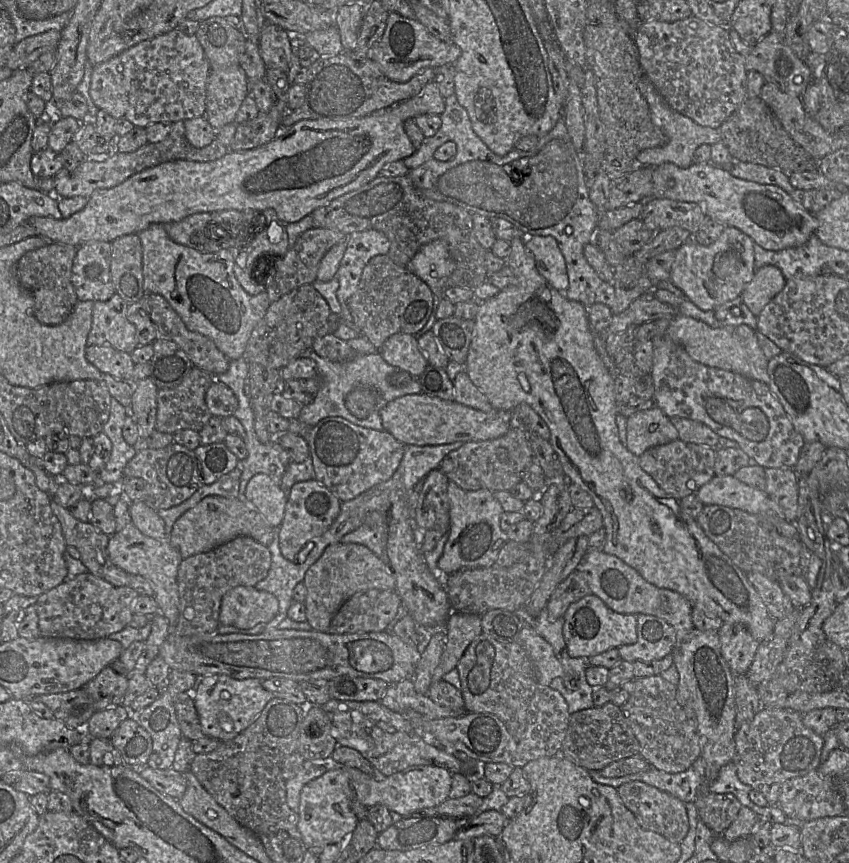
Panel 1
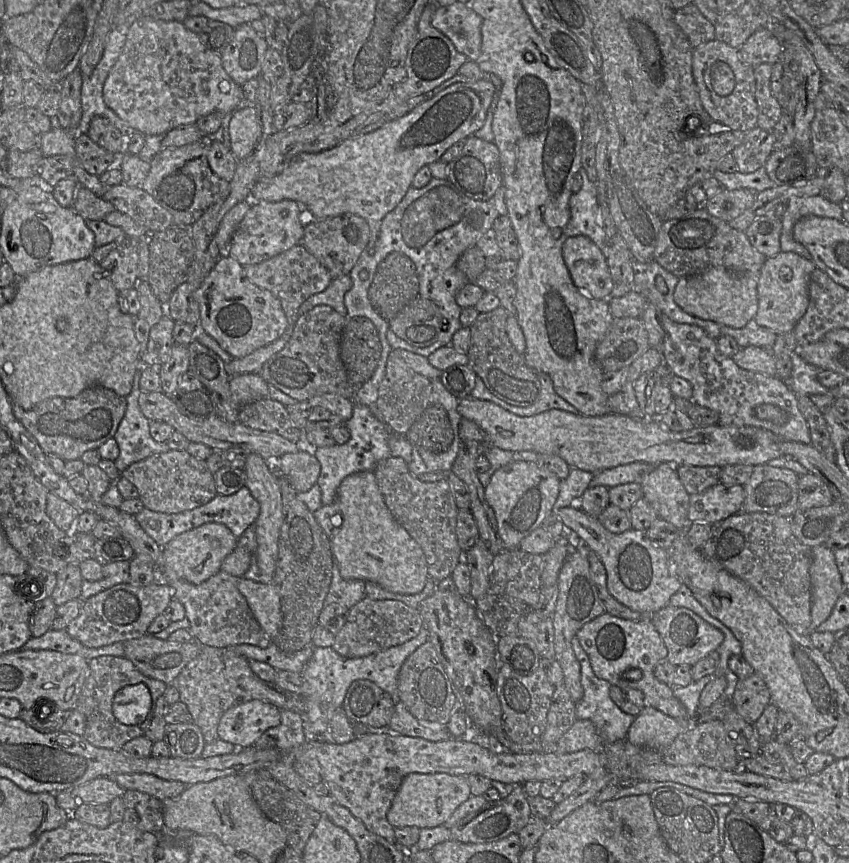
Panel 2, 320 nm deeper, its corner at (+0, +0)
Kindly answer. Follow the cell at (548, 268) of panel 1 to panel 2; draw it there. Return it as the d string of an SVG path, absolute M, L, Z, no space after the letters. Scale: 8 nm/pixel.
M586 236L568 237L562 256L574 285L594 299L608 299L613 281L603 251Z

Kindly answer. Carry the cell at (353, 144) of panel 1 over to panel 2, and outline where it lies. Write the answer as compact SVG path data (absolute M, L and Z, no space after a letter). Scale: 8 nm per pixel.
M485 78L475 83L455 83L377 130L319 153L299 155L276 176L259 178L250 199L296 201L312 220L343 214L360 216L370 230L366 249L374 249L383 218L401 202L415 174L423 166L440 160L453 144L472 136L484 125L496 92L495 85Z

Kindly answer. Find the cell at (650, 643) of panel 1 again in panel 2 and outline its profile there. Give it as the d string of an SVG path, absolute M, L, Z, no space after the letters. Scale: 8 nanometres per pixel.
M667 605L660 611L652 614L651 622L667 648L668 654L666 660L675 666L693 666L711 652L716 651L724 640L724 635L720 630L684 607Z

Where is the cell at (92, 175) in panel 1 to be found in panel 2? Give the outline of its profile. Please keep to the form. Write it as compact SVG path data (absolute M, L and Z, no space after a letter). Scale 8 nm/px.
M204 135L191 144L162 148L150 161L150 171L141 188L174 216L179 227L191 227L230 185L209 167L207 155L212 141L212 136Z

